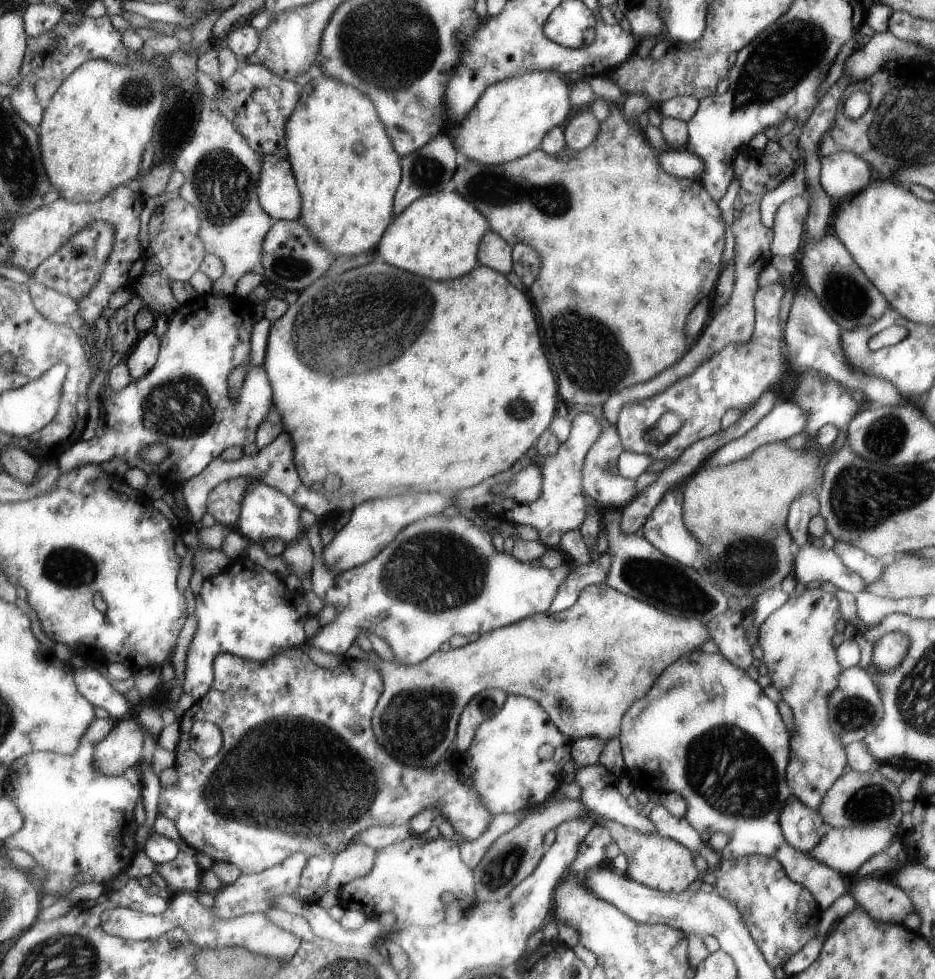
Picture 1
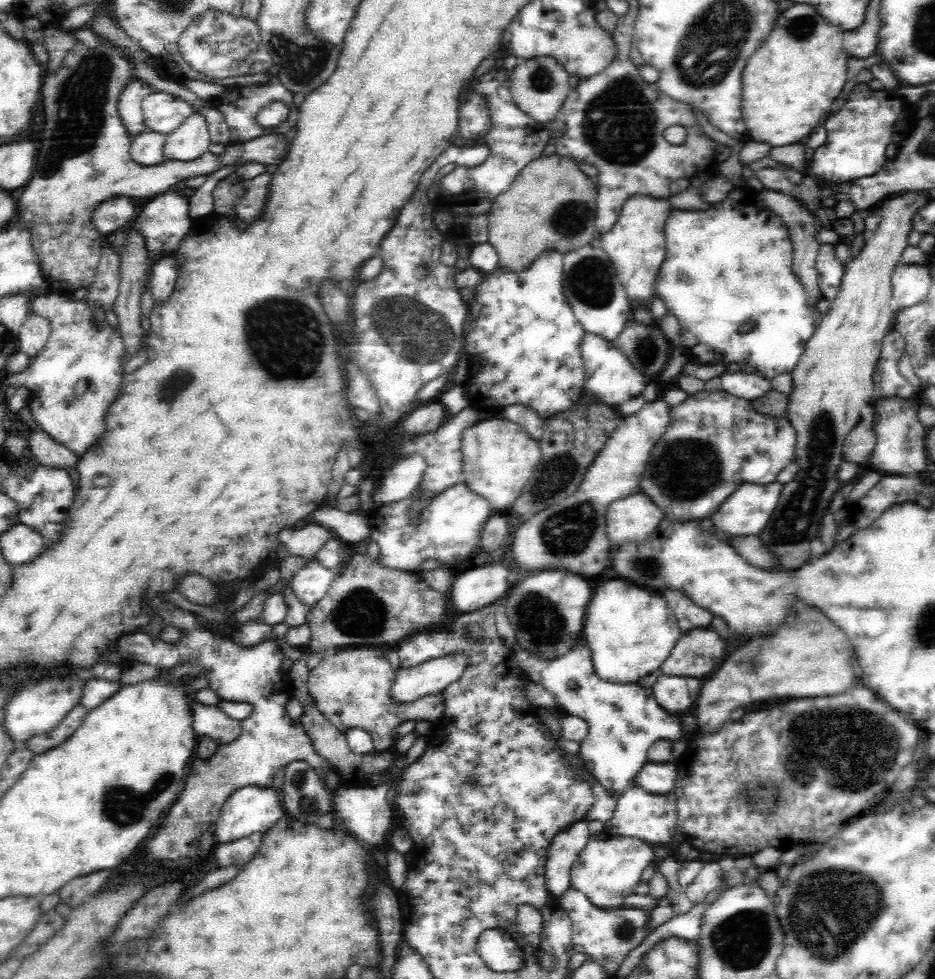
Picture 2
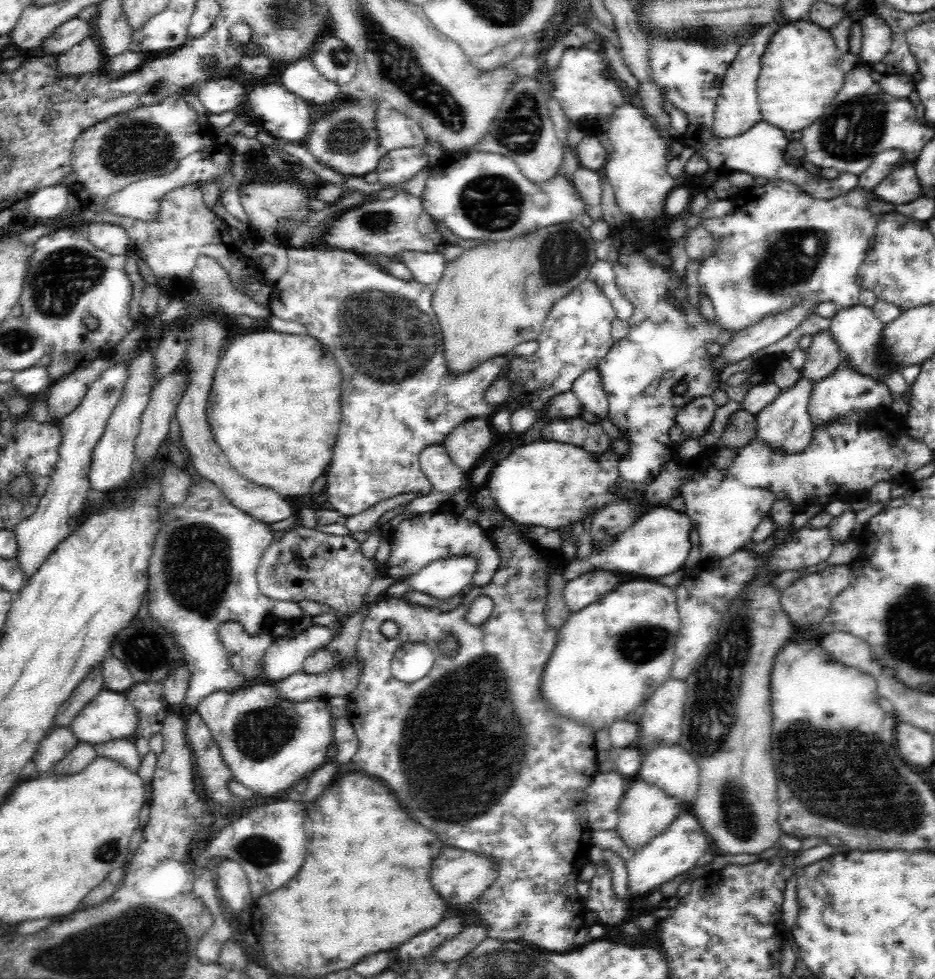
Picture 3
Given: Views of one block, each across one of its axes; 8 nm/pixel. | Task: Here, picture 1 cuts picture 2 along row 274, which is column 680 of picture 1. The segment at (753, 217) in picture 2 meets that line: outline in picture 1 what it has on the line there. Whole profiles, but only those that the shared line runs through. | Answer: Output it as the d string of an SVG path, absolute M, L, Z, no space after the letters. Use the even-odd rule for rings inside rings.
M692 651L688 655L681 656L680 659L675 660L669 667L666 667L661 678L654 684L654 688L650 689L644 698L634 701L632 707L625 712L624 718L621 720L621 745L623 748L623 757L626 765L625 772L636 787L645 789L647 792L661 793L676 793L684 798L687 804L687 811L685 819L697 830L708 832L713 835L714 833L724 833L729 836L728 844L721 850L721 857L730 860L731 858L738 858L750 855L760 855L774 857L779 860L785 867L785 871L790 878L797 881L798 884L805 885L807 889L815 897L817 897L818 904L821 905L822 910L825 911L829 906L832 906L840 896L846 894L846 882L844 876L830 868L822 861L812 858L808 853L800 852L792 848L786 842L785 836L781 829L781 812L784 806L792 796L792 790L788 782L788 766L791 739L787 724L784 717L781 715L778 704L774 703L768 696L764 695L763 688L757 681L750 678L745 669L741 669L735 665L733 661L725 657L720 651L715 653L705 653L704 651Z

